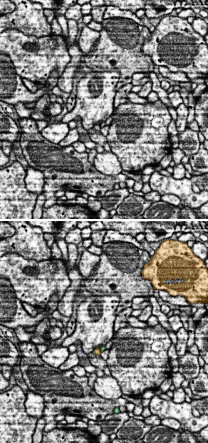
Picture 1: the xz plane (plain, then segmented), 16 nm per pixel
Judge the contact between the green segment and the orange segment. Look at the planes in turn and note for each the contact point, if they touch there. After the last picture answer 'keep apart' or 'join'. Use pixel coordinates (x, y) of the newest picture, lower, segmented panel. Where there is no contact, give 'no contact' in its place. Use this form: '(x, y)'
(100, 349)

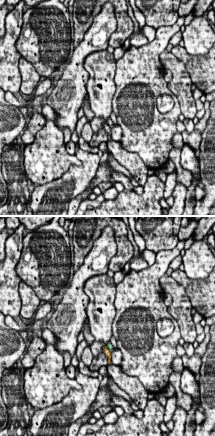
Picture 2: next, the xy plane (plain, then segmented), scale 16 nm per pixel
(108, 348)

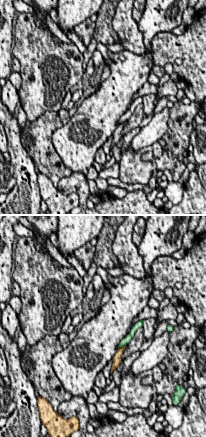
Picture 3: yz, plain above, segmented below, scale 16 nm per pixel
(121, 346)

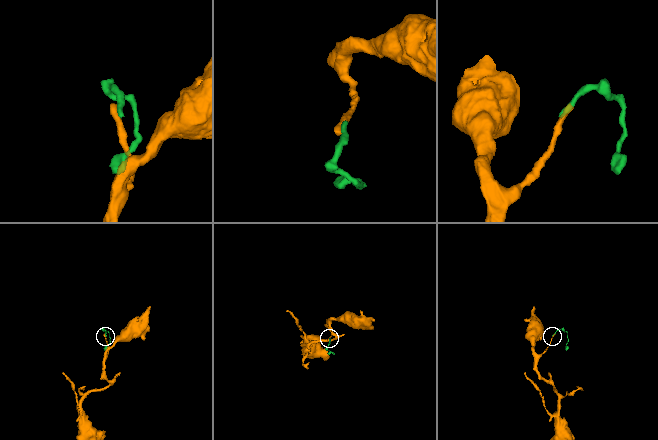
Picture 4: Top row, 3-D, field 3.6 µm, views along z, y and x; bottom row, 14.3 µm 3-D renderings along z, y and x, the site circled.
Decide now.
keep apart

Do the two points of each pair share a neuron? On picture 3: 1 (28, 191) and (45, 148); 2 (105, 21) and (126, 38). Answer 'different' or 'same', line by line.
1: different
2: different

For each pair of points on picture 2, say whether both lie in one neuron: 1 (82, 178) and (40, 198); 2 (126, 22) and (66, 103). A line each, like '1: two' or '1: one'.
1: one
2: two

